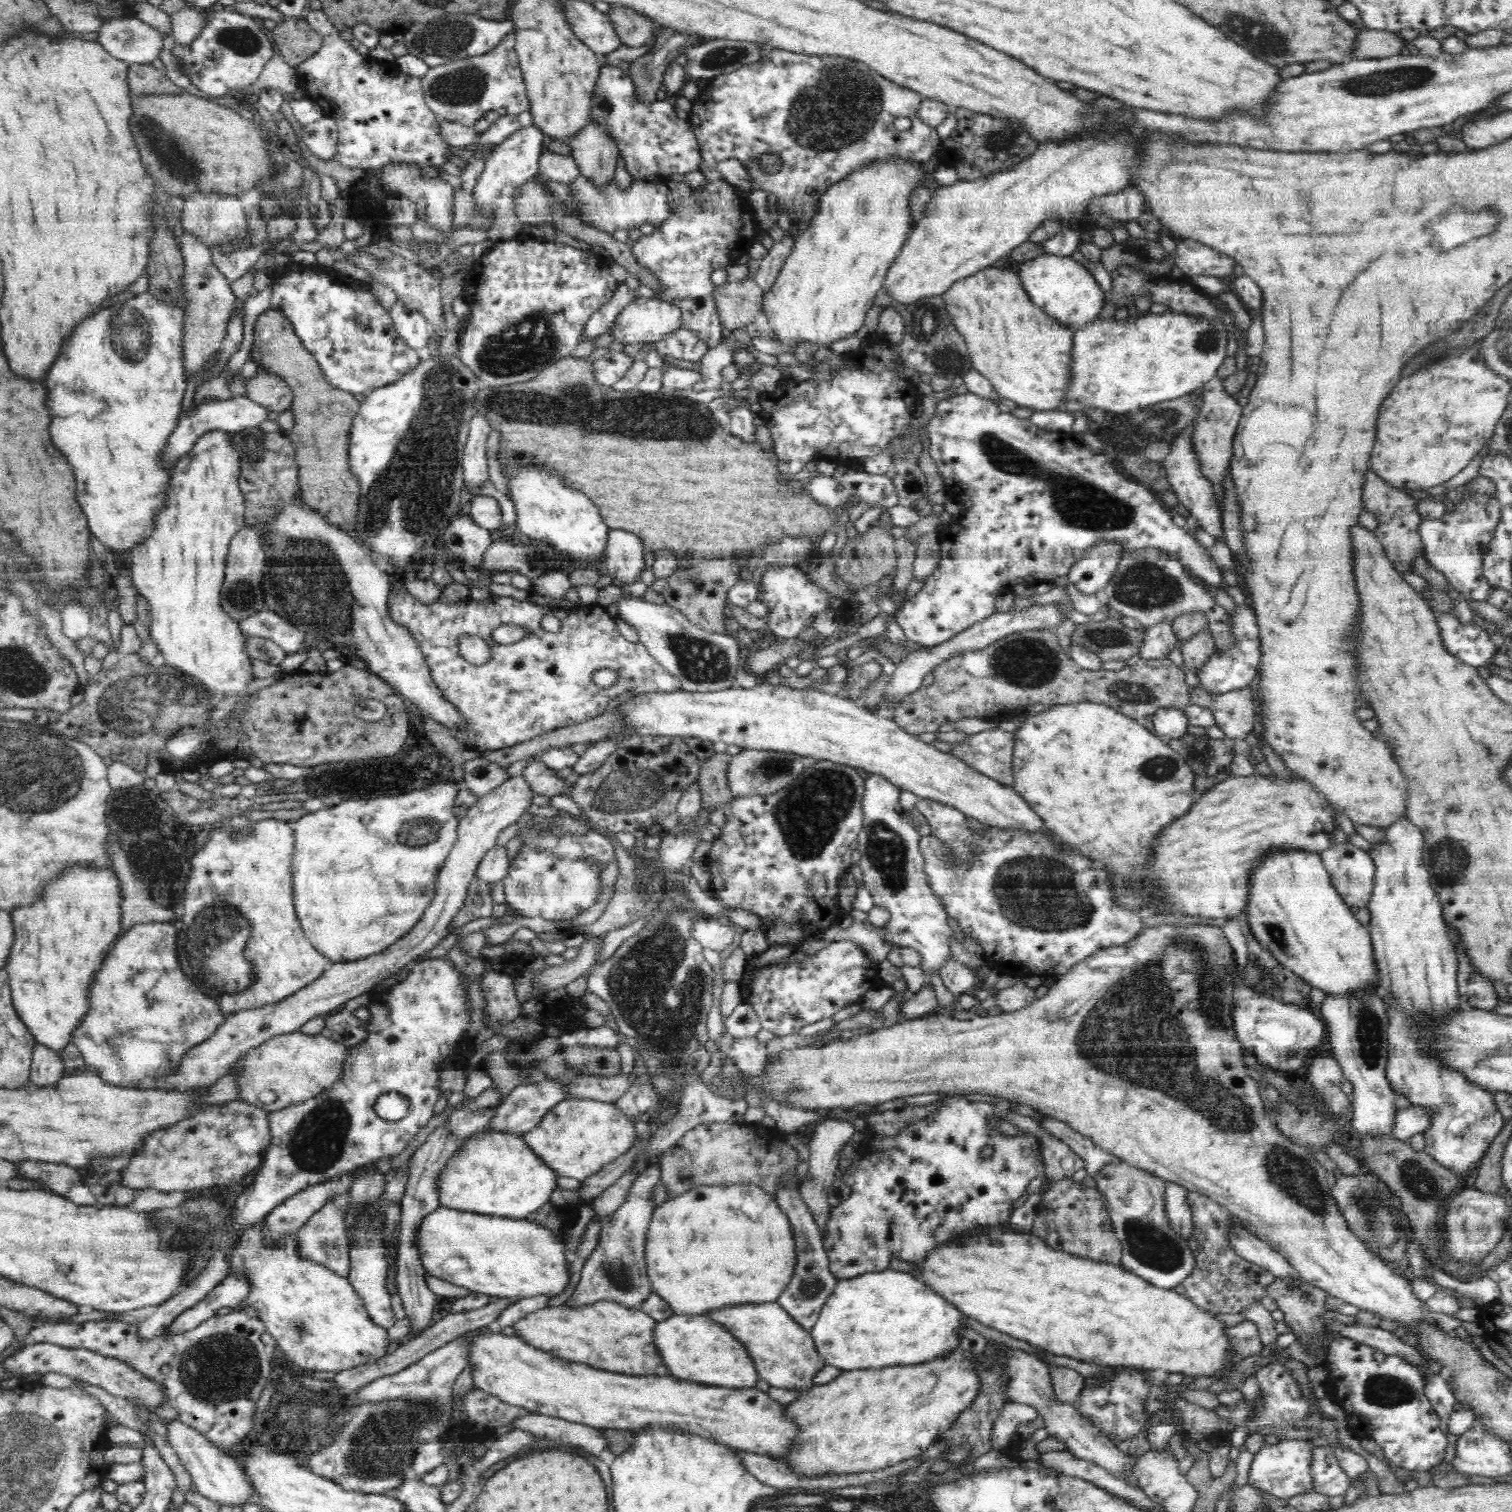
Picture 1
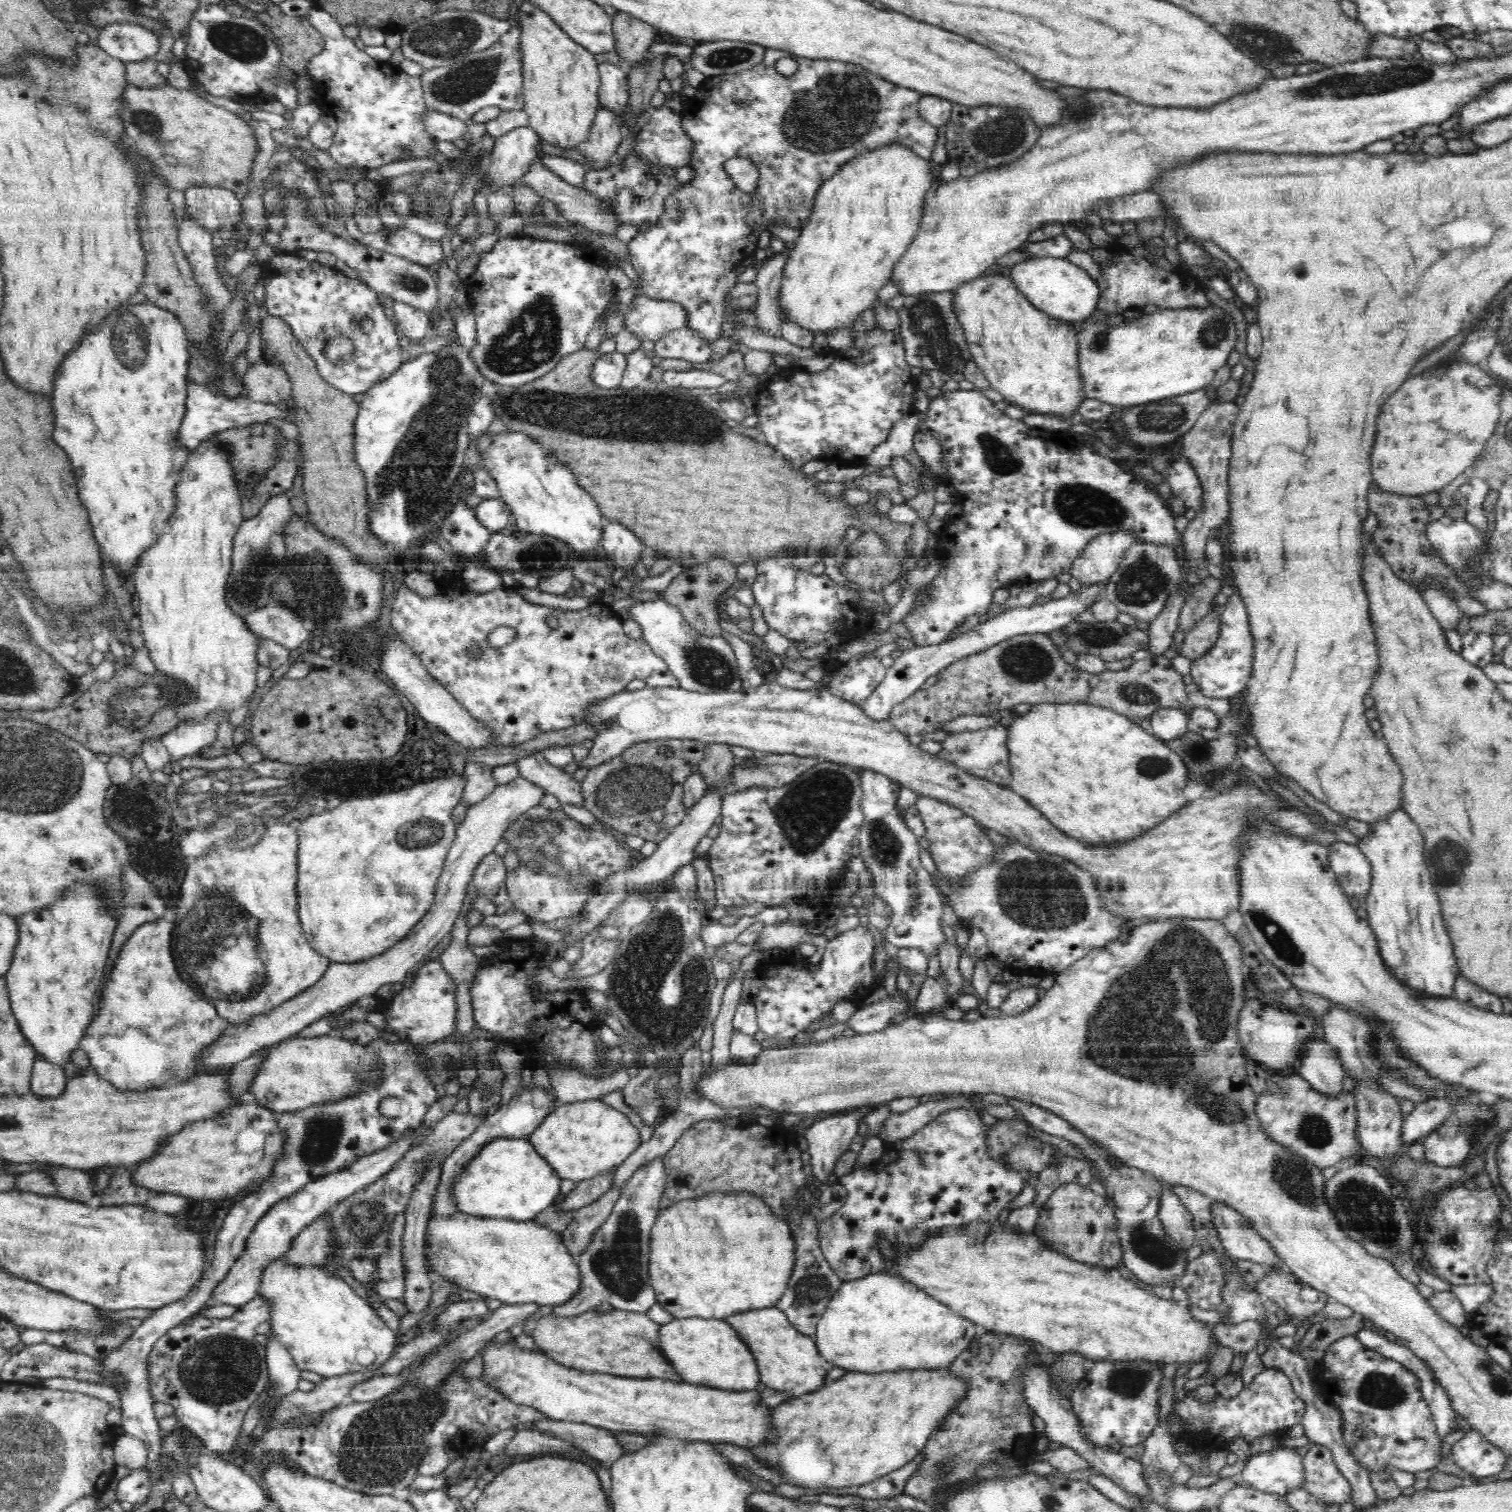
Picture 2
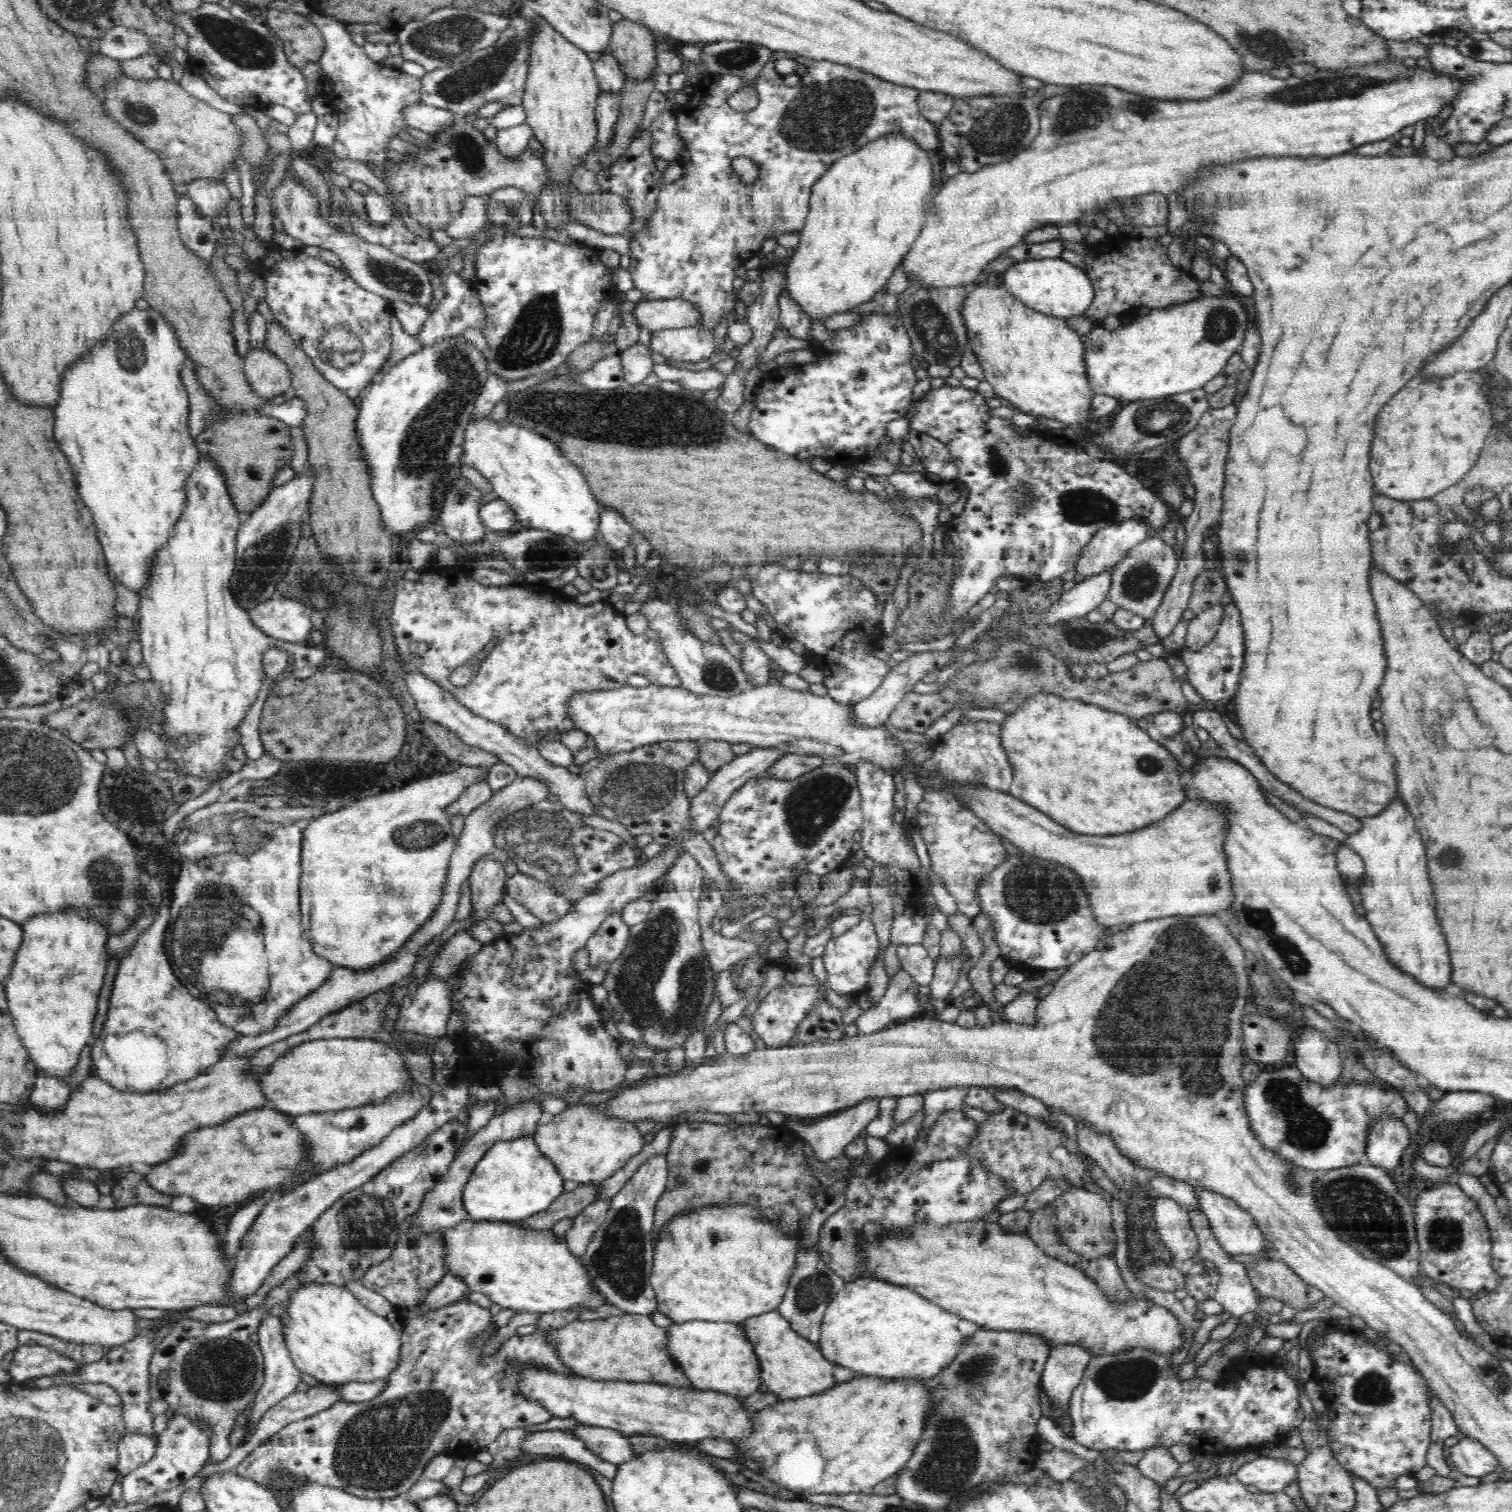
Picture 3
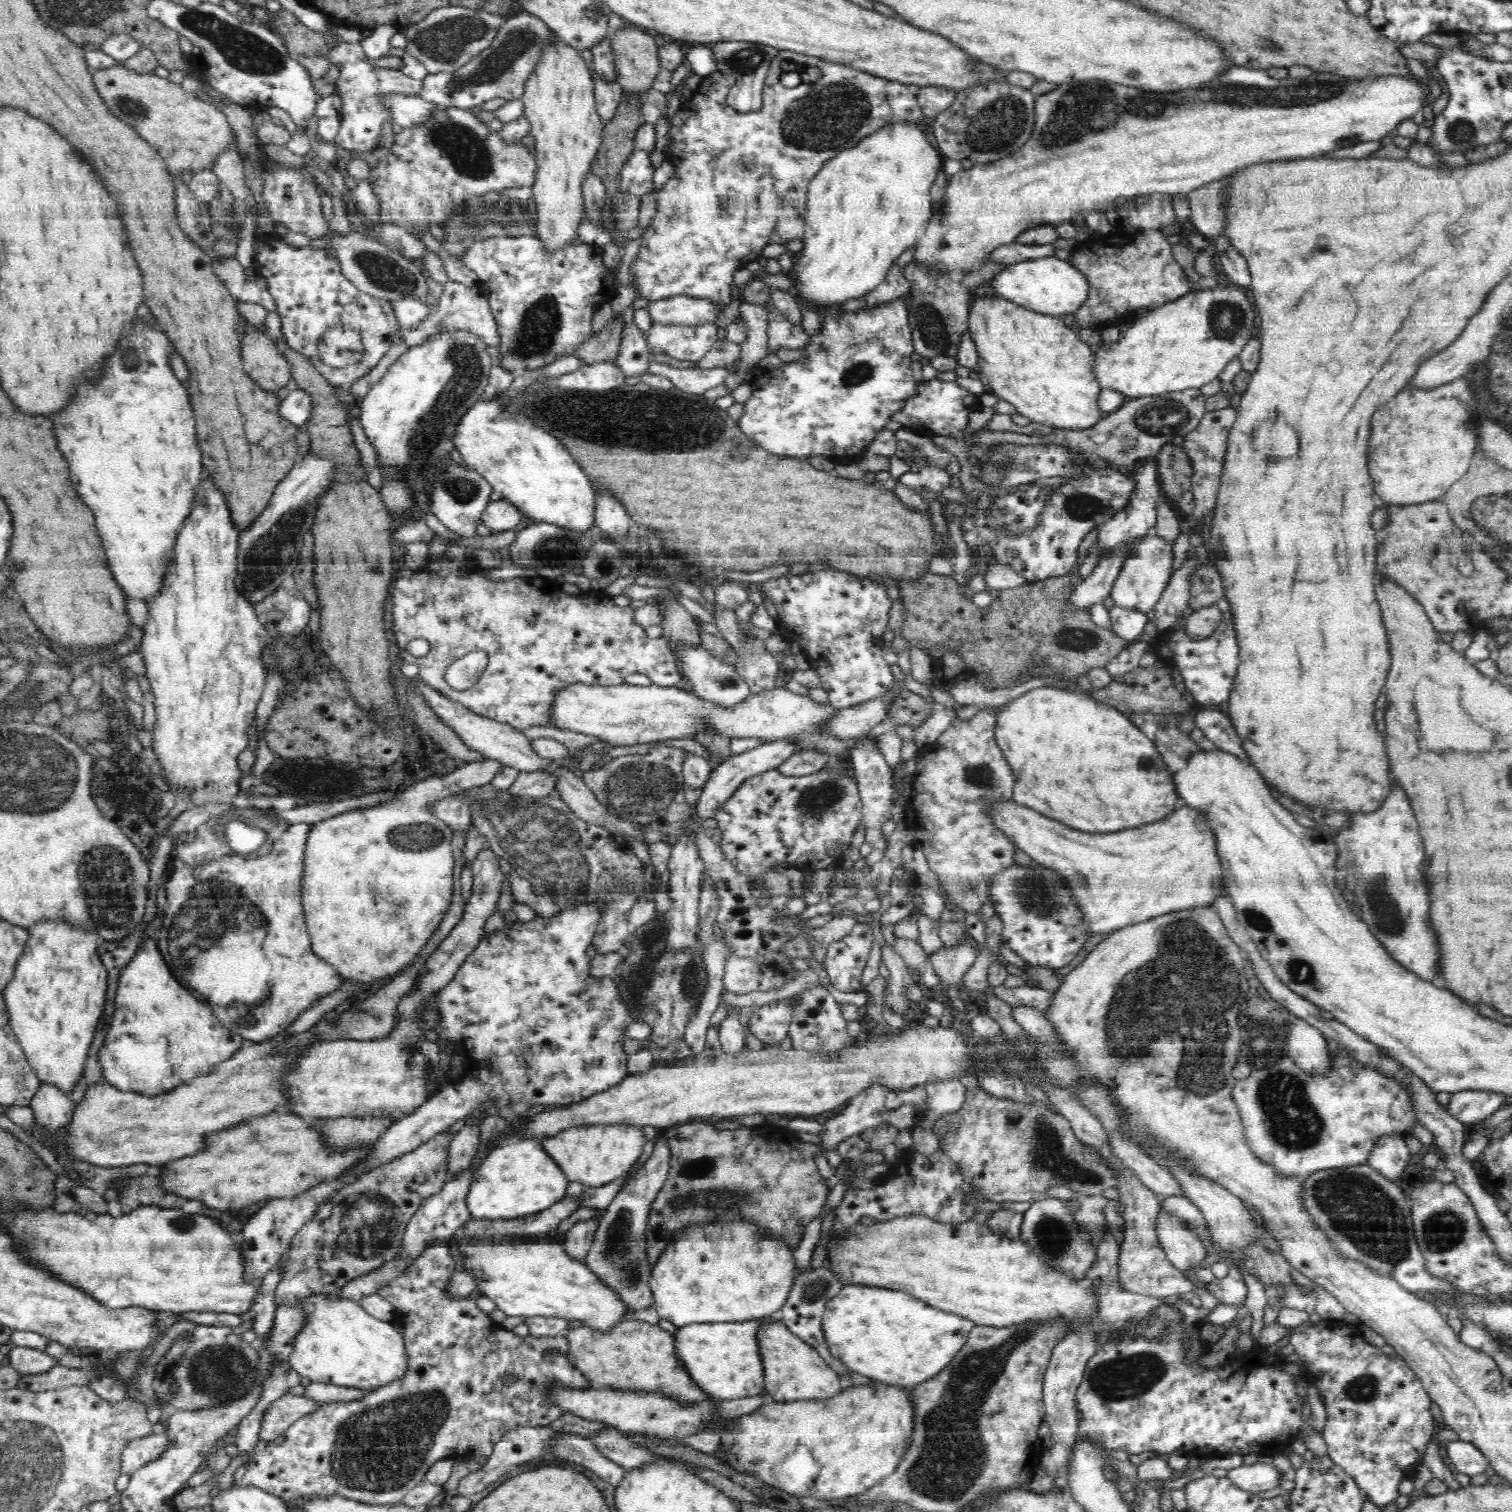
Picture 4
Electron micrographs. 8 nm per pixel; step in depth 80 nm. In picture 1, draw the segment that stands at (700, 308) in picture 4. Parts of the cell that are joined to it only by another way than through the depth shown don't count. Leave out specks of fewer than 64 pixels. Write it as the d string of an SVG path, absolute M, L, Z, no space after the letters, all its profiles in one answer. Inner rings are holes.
M637 297L612 324L613 339L624 344L651 343L682 327L680 307L660 298Z

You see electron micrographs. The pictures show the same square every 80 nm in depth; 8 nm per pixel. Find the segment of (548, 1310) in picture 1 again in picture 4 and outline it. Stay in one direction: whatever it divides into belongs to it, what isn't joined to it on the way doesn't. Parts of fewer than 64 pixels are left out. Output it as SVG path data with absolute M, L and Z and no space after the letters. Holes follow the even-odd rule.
M623 1320L616 1322L607 1331L598 1331L596 1327L580 1326L573 1328L565 1336L567 1349L565 1350L566 1360L572 1363L576 1369L590 1381L590 1386L622 1387L623 1390L644 1390L646 1392L665 1392L674 1395L681 1400L681 1404L698 1404L712 1398L698 1389L696 1383L692 1382L688 1371L684 1368L680 1358L673 1348L673 1334L662 1330L657 1325L652 1325L640 1320Z

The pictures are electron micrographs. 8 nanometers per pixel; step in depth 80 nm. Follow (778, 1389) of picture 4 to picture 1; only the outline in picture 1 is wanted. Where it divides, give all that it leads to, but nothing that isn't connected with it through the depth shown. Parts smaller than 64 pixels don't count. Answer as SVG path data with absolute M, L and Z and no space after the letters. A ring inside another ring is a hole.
M777 1302L722 1306L710 1310L705 1316L722 1324L744 1345L760 1378L771 1387L809 1391L815 1385L814 1376L827 1365L818 1354L811 1332L804 1330Z

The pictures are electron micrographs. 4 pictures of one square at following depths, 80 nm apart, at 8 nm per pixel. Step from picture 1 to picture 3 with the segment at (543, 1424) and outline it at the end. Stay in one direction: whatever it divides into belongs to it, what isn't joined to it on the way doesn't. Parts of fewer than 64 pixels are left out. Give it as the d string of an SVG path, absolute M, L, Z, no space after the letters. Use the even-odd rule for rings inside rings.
M581 1424L576 1431L570 1432L582 1440L582 1443L586 1444L586 1447L590 1448L594 1454L600 1456L601 1460L617 1466L636 1459L638 1456L628 1436L624 1436L620 1432L584 1424Z

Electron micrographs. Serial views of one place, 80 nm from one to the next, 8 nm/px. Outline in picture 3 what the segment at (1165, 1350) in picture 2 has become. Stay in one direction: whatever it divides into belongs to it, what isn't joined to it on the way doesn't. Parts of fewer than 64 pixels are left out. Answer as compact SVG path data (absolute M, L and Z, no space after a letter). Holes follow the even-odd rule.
M998 1209L993 1210L992 1214L988 1214L988 1218L982 1217L975 1221L953 1222L950 1225L928 1225L916 1224L911 1226L910 1233L887 1233L884 1238L875 1242L863 1242L863 1276L866 1278L883 1279L884 1282L896 1283L898 1286L907 1286L915 1290L924 1298L943 1307L944 1310L957 1314L966 1320L975 1322L980 1329L1001 1330L1001 1331L1020 1331L1022 1333L1032 1333L1042 1337L1044 1341L1048 1341L1050 1346L1058 1346L1061 1344L1078 1344L1088 1349L1092 1356L1113 1355L1116 1353L1126 1353L1130 1349L1146 1349L1148 1352L1176 1352L1180 1348L1180 1344L1184 1342L1180 1332L1180 1324L1174 1318L1174 1314L1170 1314L1168 1310L1164 1310L1161 1305L1152 1306L1152 1302L1134 1302L1128 1306L1110 1306L1110 1302L1102 1296L1102 1291L1097 1287L1097 1284L1089 1276L1082 1272L1082 1269L1072 1266L1071 1263L1062 1262L1058 1258L1052 1258L1051 1255L1046 1255L1039 1246L1026 1234L1006 1234L998 1224L1000 1212Z

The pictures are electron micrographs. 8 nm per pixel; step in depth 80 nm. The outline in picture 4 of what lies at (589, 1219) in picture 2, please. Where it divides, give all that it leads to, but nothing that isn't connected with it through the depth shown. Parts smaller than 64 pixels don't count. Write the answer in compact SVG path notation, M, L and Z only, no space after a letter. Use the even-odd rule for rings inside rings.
M596 1209L598 1209L598 1214L592 1220L577 1222L565 1233L564 1248L572 1258L582 1261L590 1252L600 1218L604 1216L604 1209Z

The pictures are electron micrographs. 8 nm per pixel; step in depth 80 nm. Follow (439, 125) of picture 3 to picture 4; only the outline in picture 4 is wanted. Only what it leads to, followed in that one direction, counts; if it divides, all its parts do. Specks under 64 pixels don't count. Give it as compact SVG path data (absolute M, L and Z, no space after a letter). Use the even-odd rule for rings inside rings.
M395 95L385 102L396 124L406 128L423 123L437 109L436 105L428 103L420 95L415 97L396 97Z

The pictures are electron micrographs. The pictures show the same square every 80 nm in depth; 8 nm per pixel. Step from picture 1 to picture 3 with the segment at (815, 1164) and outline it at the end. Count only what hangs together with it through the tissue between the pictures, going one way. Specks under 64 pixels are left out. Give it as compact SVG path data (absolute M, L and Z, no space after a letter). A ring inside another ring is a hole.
M876 1097L867 1098L867 1100L860 1101L858 1105L848 1107L848 1110L839 1111L836 1115L825 1117L822 1120L815 1121L812 1125L793 1125L793 1129L799 1138L804 1139L807 1143L812 1146L813 1151L817 1159L828 1164L828 1162L844 1154L843 1150L860 1135L864 1129L867 1128L868 1124L872 1120L876 1120L880 1116L880 1099Z

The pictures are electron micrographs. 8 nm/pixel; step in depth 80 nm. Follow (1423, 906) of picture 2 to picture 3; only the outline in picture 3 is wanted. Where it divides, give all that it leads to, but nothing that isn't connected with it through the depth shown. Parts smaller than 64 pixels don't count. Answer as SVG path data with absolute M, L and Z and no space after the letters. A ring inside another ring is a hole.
M1398 799L1396 804L1392 802L1392 806L1388 806L1375 817L1361 818L1359 821L1361 827L1349 834L1341 844L1350 846L1364 861L1363 885L1358 886L1358 892L1360 892L1362 908L1366 911L1365 920L1371 925L1388 960L1392 961L1392 964L1396 965L1401 973L1414 978L1415 981L1422 986L1428 986L1429 989L1452 989L1448 942L1436 915L1436 899L1430 886L1430 880L1428 880L1428 858L1426 858L1425 844L1420 840L1414 817L1402 804L1402 800Z

